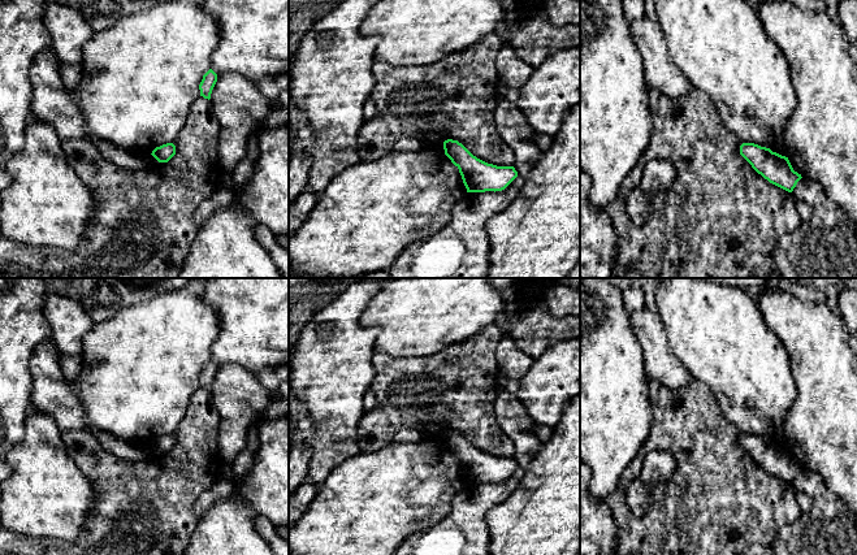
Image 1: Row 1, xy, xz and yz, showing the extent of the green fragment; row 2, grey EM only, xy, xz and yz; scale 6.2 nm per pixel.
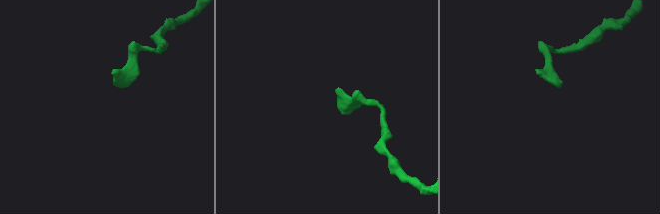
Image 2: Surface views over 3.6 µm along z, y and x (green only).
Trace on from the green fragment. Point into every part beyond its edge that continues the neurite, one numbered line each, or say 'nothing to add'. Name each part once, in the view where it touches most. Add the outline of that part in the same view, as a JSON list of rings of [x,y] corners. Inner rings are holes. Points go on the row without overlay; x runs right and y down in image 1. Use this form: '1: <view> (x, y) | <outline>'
nothing to add

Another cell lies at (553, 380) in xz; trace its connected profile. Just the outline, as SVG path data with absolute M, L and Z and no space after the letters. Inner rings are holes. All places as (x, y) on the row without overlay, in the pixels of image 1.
M580 339L562 341L534 357L516 394L532 421L555 428L568 402L580 395Z

